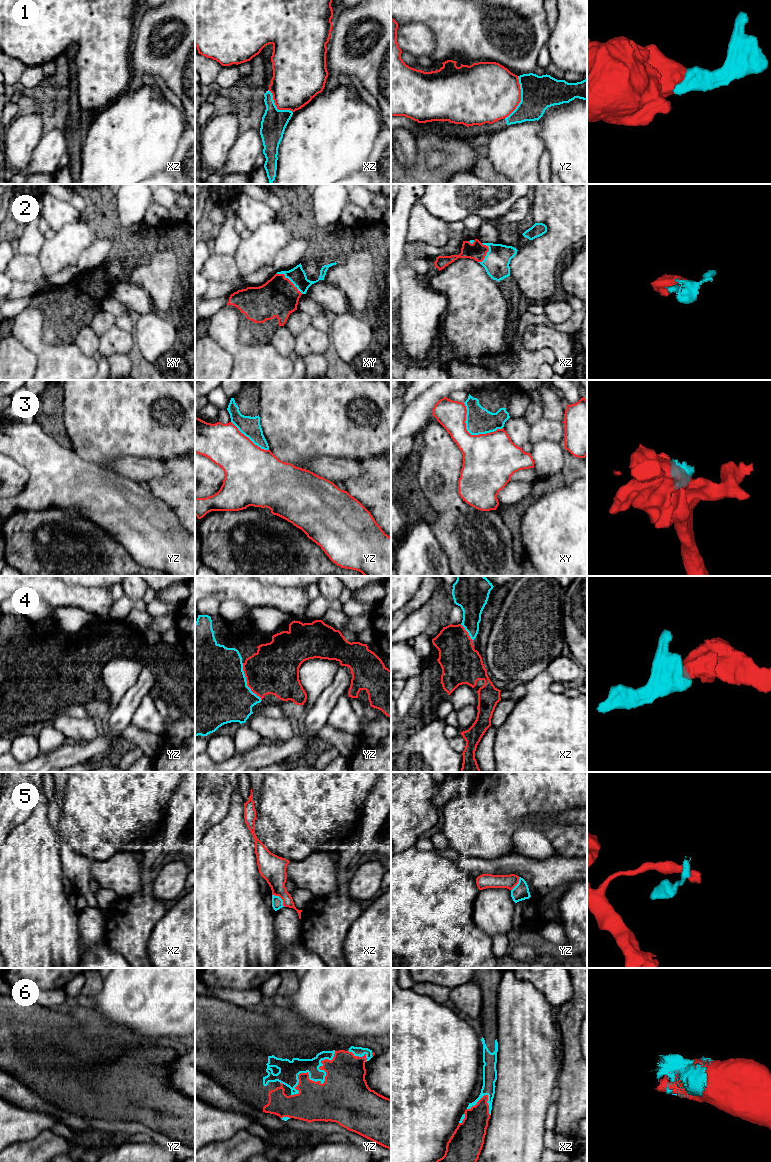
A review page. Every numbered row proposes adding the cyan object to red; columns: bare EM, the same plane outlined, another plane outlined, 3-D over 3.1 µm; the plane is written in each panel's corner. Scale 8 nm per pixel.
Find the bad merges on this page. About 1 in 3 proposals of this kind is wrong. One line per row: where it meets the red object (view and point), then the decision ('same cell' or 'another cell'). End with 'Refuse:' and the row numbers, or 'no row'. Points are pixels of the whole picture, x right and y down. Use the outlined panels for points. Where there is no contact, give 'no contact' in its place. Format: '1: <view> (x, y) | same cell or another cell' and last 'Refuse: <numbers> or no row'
1: yz (520, 97) | another cell
2: xy (289, 280) | same cell
3: xy (470, 434) | another cell
4: yz (247, 682) | same cell
5: xz (280, 897) | another cell
6: yz (317, 1081) | same cell
Refuse: 1, 3, 5

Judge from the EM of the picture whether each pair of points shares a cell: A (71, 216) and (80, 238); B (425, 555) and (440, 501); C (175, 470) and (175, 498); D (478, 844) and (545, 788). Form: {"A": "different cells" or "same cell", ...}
{"A": "different cells", "B": "different cells", "C": "same cell", "D": "same cell"}

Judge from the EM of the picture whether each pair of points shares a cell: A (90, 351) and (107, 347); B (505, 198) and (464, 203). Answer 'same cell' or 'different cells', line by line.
A: different cells
B: same cell

